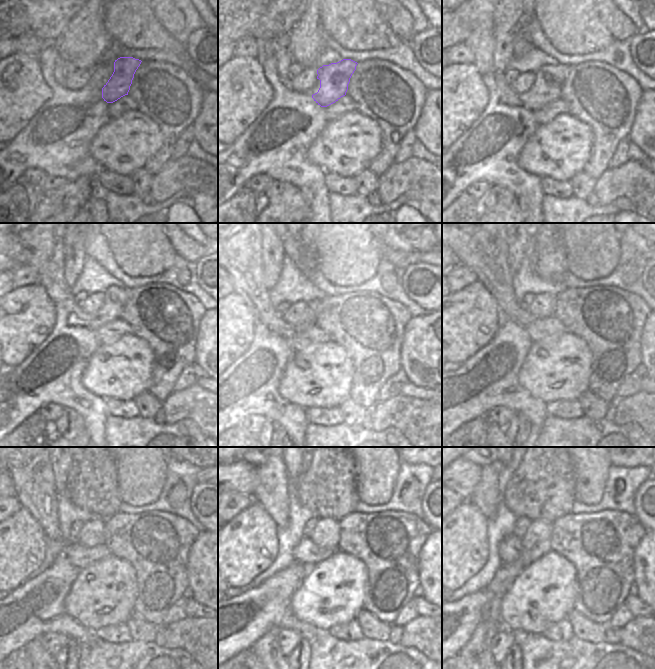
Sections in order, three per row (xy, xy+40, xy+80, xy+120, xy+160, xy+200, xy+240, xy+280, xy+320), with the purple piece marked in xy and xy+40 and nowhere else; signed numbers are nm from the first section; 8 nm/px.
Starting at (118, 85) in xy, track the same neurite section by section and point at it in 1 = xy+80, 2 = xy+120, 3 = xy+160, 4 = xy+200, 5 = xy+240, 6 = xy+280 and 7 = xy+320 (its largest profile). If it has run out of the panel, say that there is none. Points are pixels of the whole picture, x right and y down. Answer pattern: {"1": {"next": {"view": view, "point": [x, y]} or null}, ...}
{"1": {"next": {"view": "xy+80", "point": [553, 76]}}, "2": {"next": {"view": "xy+120", "point": [103, 301]}}, "3": {"next": {"view": "xy+160", "point": [323, 302]}}, "4": {"next": {"view": "xy+200", "point": [542, 306]}}, "5": {"next": {"view": "xy+240", "point": [93, 533]}}, "6": {"next": {"view": "xy+280", "point": [314, 528]}}, "7": {"next": {"view": "xy+320", "point": [538, 526]}}}

